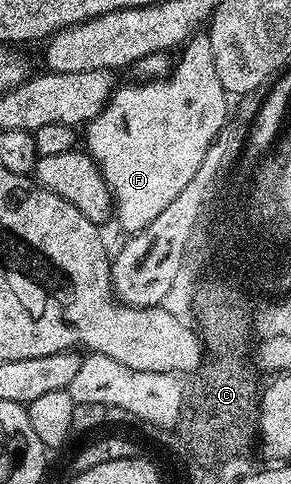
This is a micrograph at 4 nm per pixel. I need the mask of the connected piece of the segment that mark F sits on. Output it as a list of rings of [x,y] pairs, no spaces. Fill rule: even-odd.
[[[194,35],[180,49],[179,55],[181,57],[175,60],[168,76],[141,82],[145,84],[118,87],[103,111],[83,128],[84,151],[97,163],[97,168],[113,194],[115,220],[117,216],[125,234],[143,231],[175,198],[186,195],[185,187],[198,179],[196,170],[231,111],[231,105],[224,100],[223,82],[219,82],[219,74],[215,74],[208,35]]]

